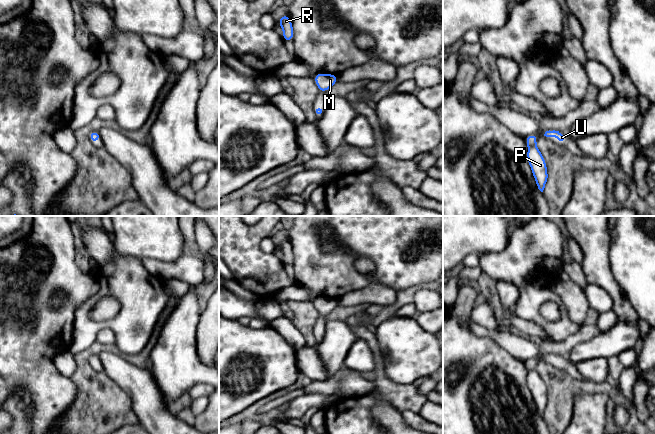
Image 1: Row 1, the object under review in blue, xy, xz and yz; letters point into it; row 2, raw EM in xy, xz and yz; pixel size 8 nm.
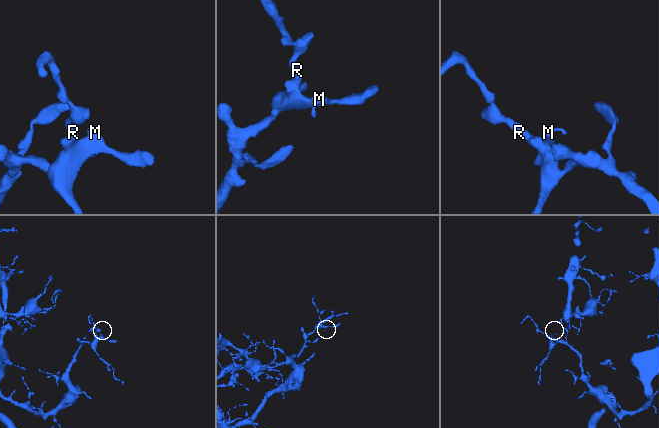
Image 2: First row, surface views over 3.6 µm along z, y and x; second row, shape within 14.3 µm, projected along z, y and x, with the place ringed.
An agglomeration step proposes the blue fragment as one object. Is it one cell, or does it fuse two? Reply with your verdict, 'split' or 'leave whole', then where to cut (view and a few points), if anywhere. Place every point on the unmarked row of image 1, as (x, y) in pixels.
leave whole; no cut

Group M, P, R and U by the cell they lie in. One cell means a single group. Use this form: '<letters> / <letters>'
M P R U

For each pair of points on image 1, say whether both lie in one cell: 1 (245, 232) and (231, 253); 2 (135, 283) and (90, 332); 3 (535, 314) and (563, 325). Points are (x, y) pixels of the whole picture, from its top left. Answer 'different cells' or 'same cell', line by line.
1: same cell
2: same cell
3: same cell

